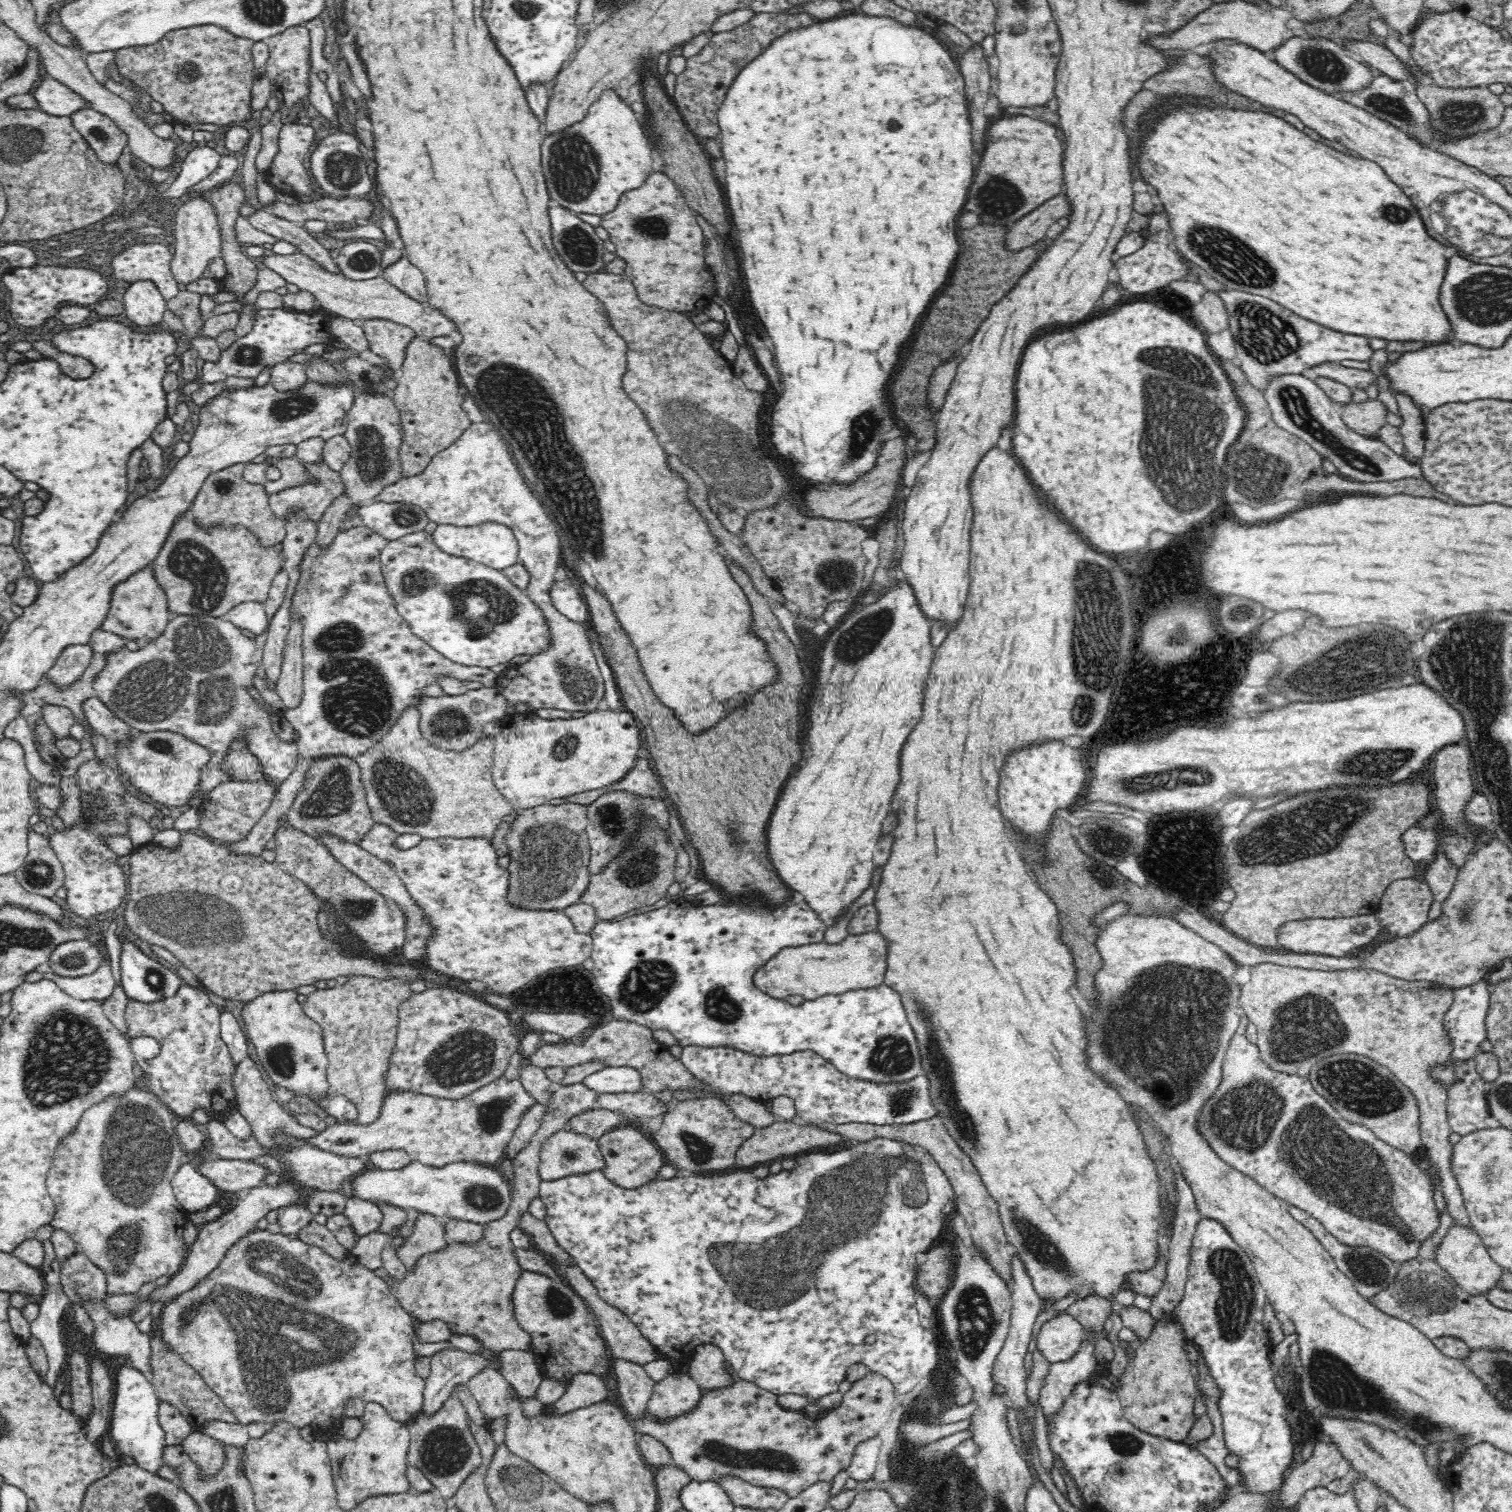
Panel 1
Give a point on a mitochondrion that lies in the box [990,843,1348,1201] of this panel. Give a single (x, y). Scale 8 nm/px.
(1159, 1032)

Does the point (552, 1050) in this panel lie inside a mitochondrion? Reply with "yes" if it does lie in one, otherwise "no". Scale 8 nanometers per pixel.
no

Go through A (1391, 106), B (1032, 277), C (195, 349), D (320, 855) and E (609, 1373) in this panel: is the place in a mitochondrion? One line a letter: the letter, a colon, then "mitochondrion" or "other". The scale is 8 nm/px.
A: mitochondrion
B: other
C: other
D: other
E: other

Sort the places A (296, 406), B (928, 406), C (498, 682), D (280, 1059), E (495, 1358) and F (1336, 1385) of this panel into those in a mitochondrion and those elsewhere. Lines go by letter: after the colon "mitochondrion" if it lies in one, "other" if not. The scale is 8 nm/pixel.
A: mitochondrion
B: other
C: other
D: mitochondrion
E: other
F: mitochondrion

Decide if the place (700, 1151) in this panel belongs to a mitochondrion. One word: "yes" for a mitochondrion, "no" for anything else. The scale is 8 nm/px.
yes

